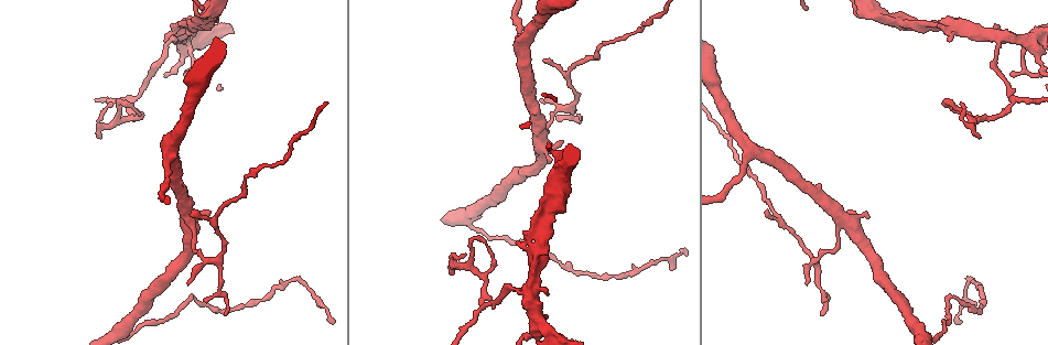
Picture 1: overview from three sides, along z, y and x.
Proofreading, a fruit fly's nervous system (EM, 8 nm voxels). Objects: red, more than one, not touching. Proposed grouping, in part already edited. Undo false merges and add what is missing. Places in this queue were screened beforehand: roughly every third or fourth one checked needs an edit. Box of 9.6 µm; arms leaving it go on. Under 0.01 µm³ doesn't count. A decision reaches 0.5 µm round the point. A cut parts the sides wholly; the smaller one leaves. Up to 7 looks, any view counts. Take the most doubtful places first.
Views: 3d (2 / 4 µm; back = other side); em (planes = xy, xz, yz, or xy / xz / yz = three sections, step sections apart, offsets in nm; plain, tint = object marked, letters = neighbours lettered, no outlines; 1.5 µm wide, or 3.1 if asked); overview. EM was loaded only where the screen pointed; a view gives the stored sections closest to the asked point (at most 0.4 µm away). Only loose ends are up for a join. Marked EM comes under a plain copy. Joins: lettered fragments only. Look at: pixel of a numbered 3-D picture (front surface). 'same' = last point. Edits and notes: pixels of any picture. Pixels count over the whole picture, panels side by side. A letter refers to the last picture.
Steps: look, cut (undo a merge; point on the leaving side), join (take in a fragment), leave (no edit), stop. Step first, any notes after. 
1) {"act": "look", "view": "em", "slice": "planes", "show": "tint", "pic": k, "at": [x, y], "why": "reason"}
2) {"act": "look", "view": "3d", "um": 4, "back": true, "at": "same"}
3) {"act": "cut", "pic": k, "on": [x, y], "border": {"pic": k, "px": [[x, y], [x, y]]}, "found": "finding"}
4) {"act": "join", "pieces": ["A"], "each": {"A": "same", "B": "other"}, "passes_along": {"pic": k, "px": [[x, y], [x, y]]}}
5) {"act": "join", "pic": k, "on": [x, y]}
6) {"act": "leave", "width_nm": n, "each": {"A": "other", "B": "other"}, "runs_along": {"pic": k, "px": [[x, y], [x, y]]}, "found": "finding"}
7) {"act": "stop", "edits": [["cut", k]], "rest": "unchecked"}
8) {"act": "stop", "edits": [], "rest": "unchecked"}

{"act": "look", "view": "3d", "um": 2, "pic": 1, "at": [550, 161], "why": "branch stops here"}

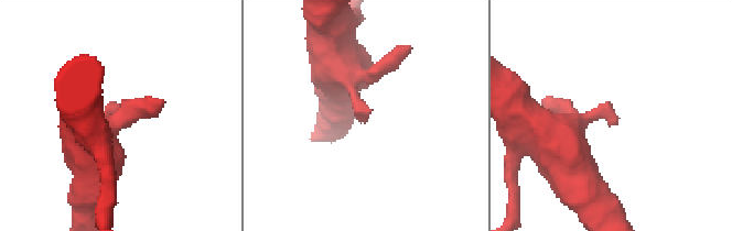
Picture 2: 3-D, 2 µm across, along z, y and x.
{"act": "look", "view": "em", "slice": "xy", "step": 8, "show": "letters", "pic": 2, "at": [364, 123]}

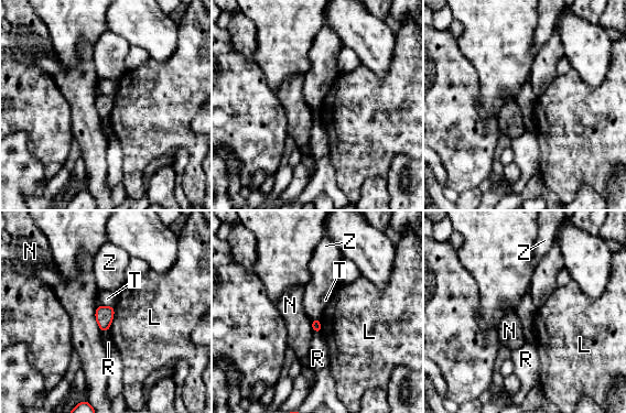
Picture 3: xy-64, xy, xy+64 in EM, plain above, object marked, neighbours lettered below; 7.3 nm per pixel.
{"act": "look", "view": "em", "slice": "yz", "step": 8, "show": "letters", "at": "same", "why": "another direction"}

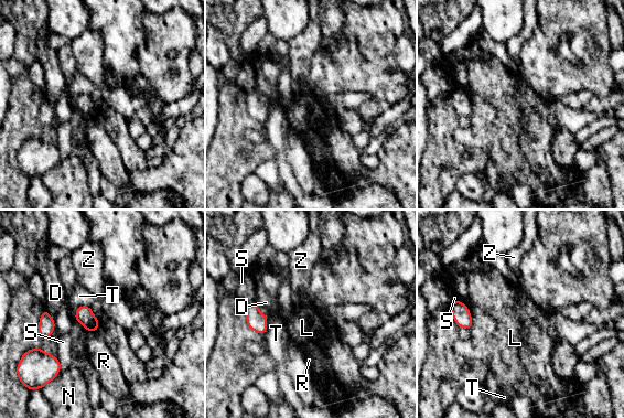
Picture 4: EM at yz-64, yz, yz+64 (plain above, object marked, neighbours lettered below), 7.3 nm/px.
{"act": "leave", "each": {"D": "other", "L": "other", "N": "other", "R": "other", "S": "other", "T": "other", "Z": "other"}, "border": {"pic": 4, "px": [[88, 306], [98, 321]]}, "found": "no lettered fragment goes on from it"}

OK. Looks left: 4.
{"act": "look", "view": "em", "slice": "yz", "step": 8, "show": "tint", "pic": 1, "at": [548, 295], "why": "an open end"}

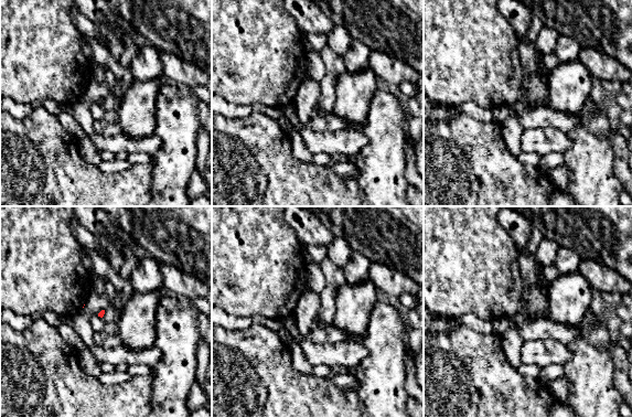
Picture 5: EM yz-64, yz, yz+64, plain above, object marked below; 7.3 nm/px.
{"act": "look", "view": "em", "slice": "planes", "show": "letters", "at": "same"}

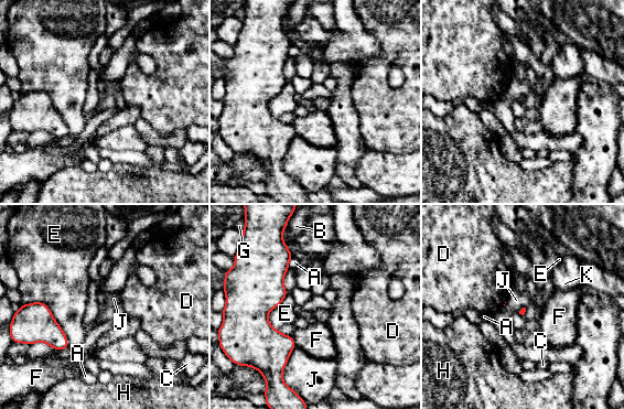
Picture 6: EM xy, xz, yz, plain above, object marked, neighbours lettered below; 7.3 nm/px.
{"act": "leave", "each": {"A": "other", "B": "other", "C": "other", "D": "other", "E": "other", "F": "other", "G": "other", "H": "other", "J": "other", "K": "other"}, "border": {"pic": 6, "px": [[296, 346], [283, 368], [282, 378]]}, "found": "none of them fits"}

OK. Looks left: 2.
{"act": "look", "view": "3d", "um": 4, "pic": 1, "at": [874, 12], "why": "sharp bend"}

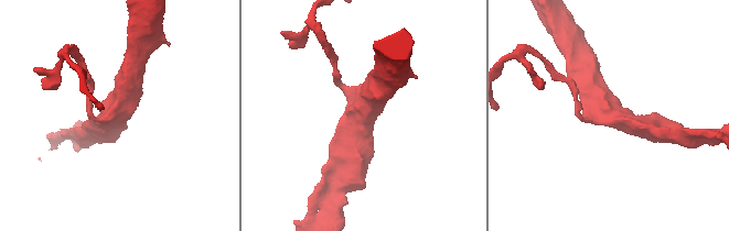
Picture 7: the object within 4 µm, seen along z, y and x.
{"act": "look", "view": "em", "slice": "xy", "step": 8, "show": "letters", "pic": 7, "at": [364, 110], "why": "shape alone is not enough"}

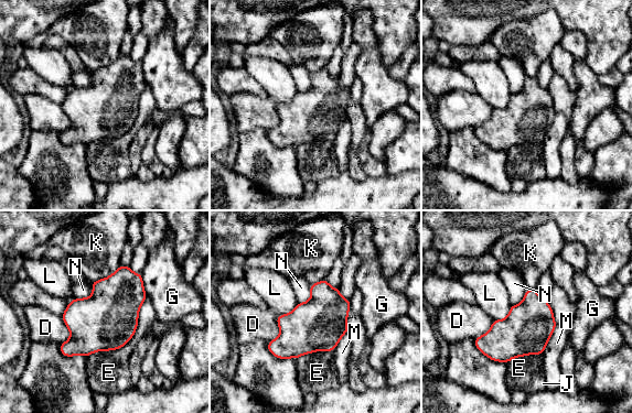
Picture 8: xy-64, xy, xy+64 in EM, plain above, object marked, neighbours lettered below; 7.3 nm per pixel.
{"act": "leave", "each": {"D": "other", "E": "other", "G": "other", "J": "other", "K": "other", "L": "other", "M": "other", "N": "other"}, "border": {"pic": 8, "px": [[90, 282], [92, 294], [76, 299]]}, "found": "continuous, no second neuron"}

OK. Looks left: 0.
{"act": "stop", "edits": [], "rest": "unchecked"}

